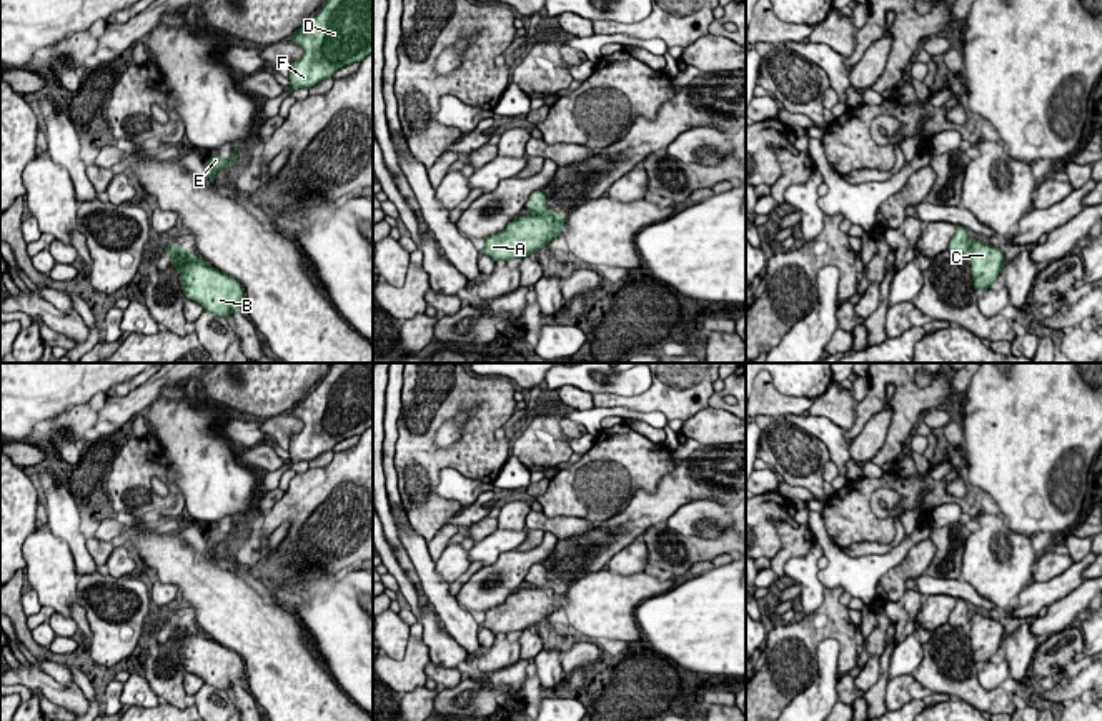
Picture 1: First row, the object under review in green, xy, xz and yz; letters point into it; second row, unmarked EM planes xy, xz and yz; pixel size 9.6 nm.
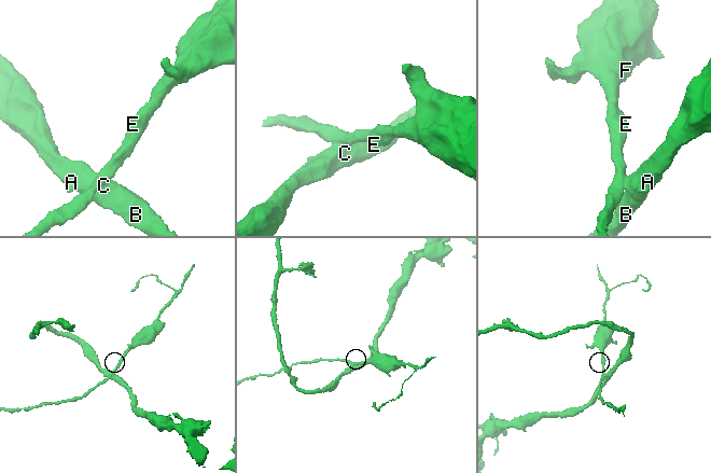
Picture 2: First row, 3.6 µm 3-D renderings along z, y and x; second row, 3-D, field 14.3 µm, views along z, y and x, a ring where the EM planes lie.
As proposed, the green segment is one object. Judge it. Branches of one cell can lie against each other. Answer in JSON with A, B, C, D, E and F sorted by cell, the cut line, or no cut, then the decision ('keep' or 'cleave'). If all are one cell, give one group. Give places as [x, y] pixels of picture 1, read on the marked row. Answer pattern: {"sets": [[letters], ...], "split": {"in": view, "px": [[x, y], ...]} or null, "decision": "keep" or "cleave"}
{"sets": [["A", "B", "C"], ["D", "E", "F"]], "split": {"in": "xz", "px": [[543, 212], [538, 215]]}, "decision": "cleave"}

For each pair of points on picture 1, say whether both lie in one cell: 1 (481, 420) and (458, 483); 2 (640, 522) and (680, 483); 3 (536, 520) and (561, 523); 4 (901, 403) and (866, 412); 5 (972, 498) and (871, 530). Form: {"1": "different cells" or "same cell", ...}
{"1": "different cells", "2": "same cell", "3": "same cell", "4": "same cell", "5": "same cell"}

